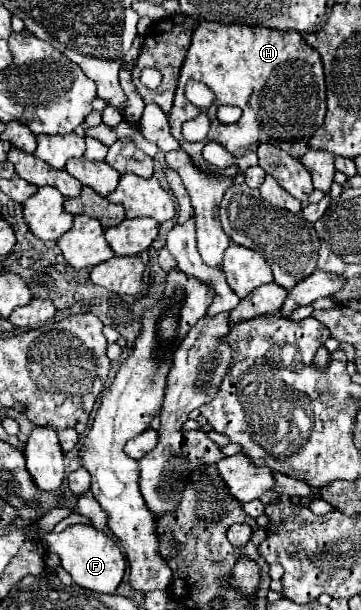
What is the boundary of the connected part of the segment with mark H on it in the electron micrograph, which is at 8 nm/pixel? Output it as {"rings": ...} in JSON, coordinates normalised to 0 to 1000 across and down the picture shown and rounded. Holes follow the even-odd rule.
{"rings":[[[548,33],[532,72],[521,79],[515,98],[499,115],[493,148],[482,174],[465,187],[476,223],[526,252],[537,272],[554,279],[582,279],[582,285],[654,289],[659,272],[632,272],[620,279],[593,279],[560,259],[560,243],[571,233],[615,236],[643,256],[670,256],[681,249],[709,249],[720,236],[765,236],[814,256],[837,259],[853,246],[853,230],[892,207],[903,187],[903,138],[886,89],[859,79],[825,52],[748,49],[731,43],[676,43],[676,39],[604,39]],[[521,128],[554,131],[587,144],[598,167],[576,180],[582,216],[560,233],[515,233],[504,226],[504,203],[554,187],[554,180],[510,161],[510,138]],[[615,170],[665,174],[676,180],[670,193],[648,203],[615,203],[598,184]]]}

